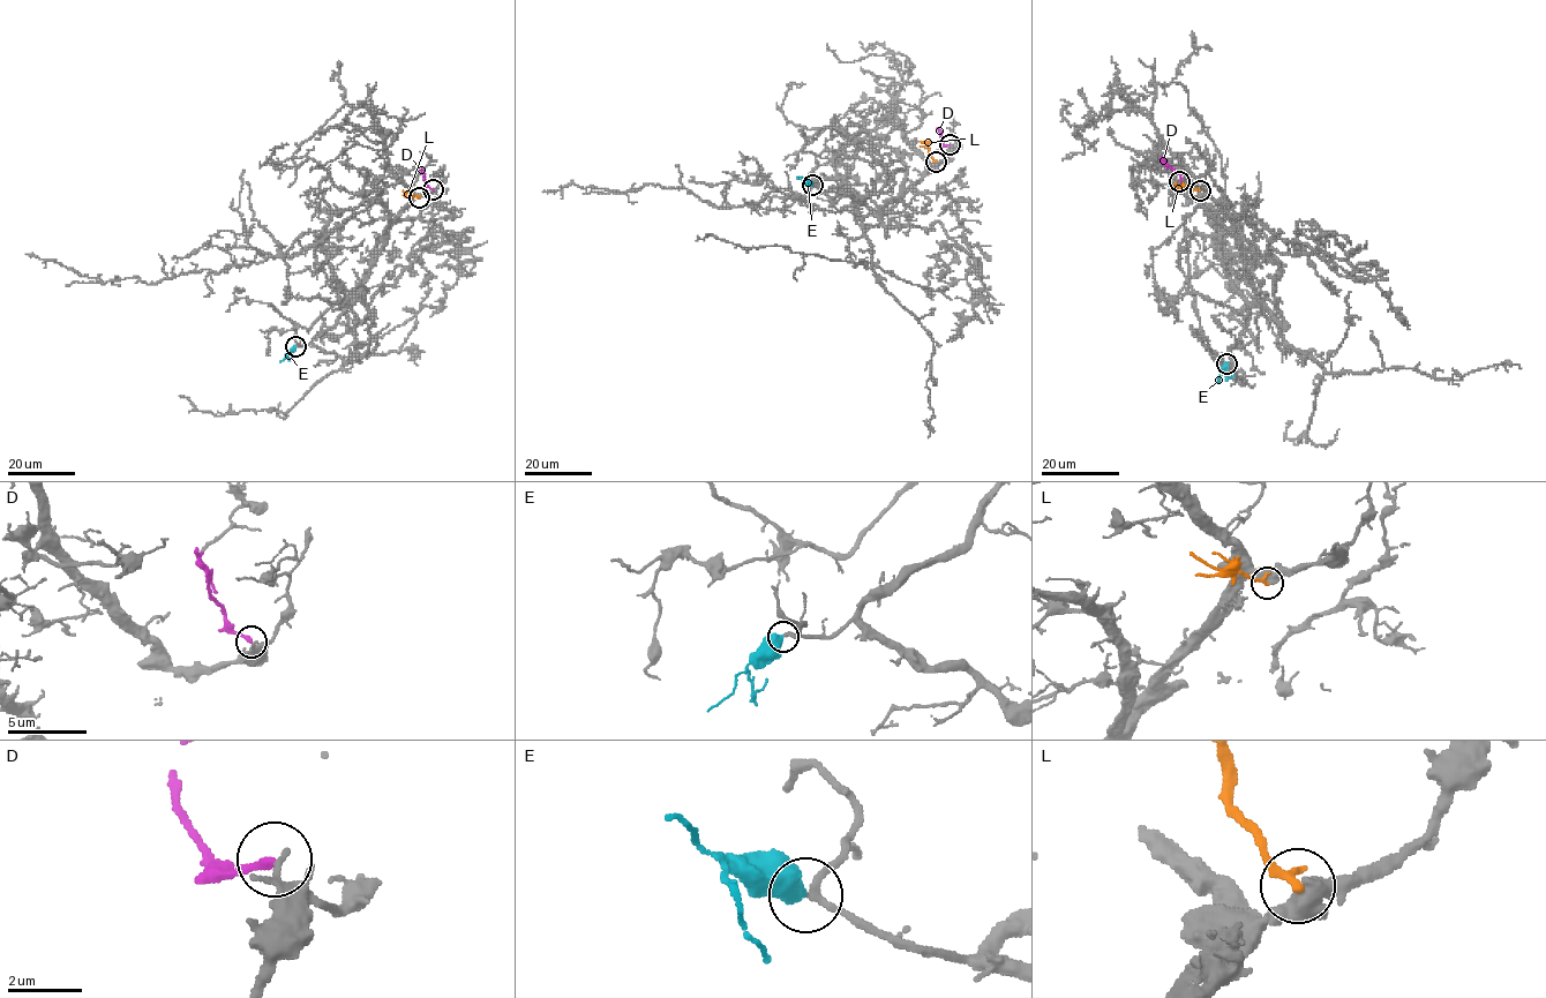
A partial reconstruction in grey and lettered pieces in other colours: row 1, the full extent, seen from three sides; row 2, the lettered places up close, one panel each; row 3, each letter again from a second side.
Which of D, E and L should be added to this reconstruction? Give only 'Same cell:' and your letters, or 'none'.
Same cell: E

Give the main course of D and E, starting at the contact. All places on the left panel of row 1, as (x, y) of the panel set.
D: (433, 189), (423, 179), (421, 169)
E: (295, 346), (279, 362)

